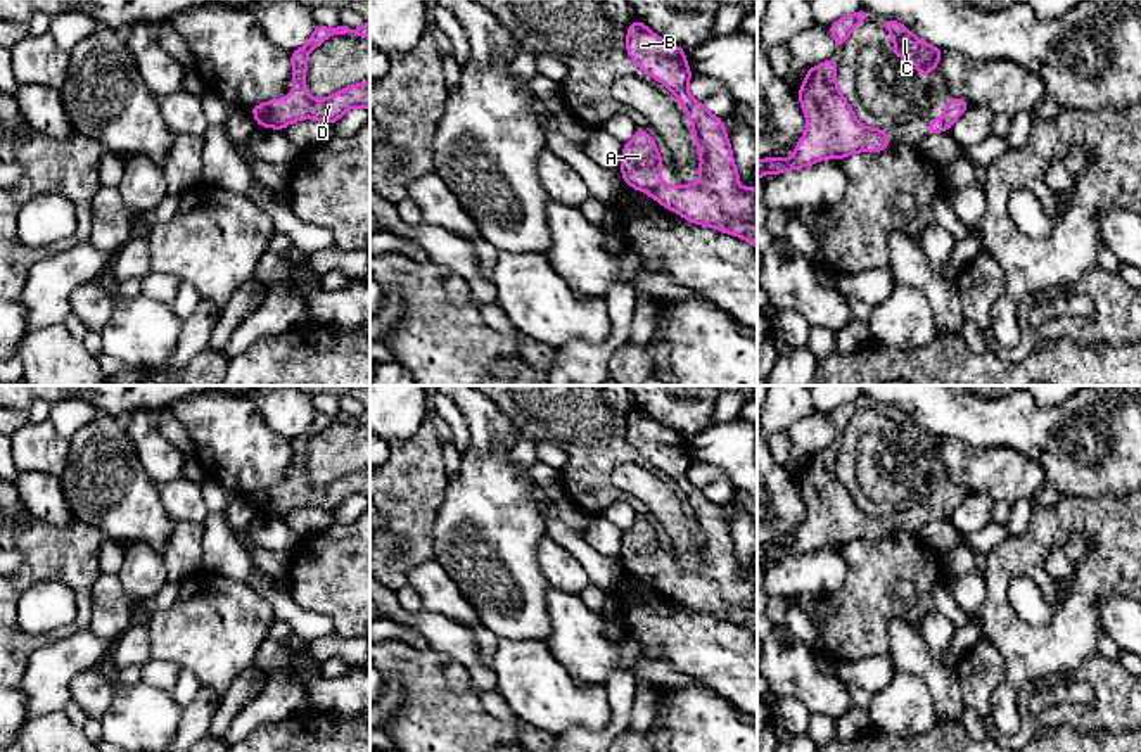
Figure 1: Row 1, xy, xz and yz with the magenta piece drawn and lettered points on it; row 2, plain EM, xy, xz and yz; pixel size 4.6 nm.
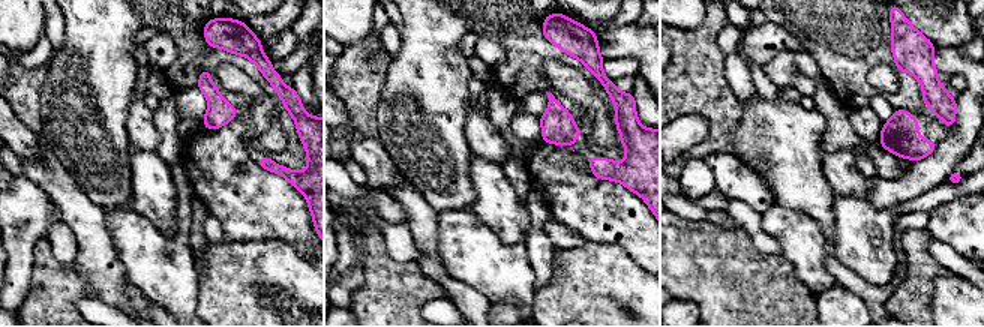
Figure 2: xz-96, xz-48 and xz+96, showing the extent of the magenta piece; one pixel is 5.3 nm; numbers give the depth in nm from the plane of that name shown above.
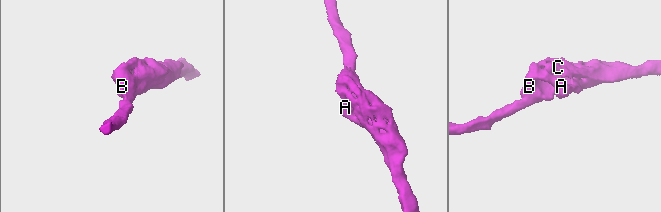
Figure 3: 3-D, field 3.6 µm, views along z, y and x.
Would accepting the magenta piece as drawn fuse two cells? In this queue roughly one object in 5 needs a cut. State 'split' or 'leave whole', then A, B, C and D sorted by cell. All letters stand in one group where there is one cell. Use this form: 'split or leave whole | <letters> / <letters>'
leave whole | A B C D

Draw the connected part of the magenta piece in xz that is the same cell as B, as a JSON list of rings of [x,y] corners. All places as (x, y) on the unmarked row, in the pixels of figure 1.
[[[638,406],[626,420],[628,443],[643,460],[666,472],[685,494],[695,513],[692,522],[702,548],[697,555],[698,570],[667,572],[660,567],[666,550],[659,543],[655,527],[638,515],[633,527],[622,532],[621,560],[626,572],[648,581],[686,609],[736,622],[757,636],[757,576],[754,569],[747,577],[740,574],[723,505],[711,501],[690,482],[688,470],[693,462],[685,437],[657,424]]]

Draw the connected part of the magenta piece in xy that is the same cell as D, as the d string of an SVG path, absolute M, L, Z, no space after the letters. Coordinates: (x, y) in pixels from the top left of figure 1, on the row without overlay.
M370 408L358 417L349 417L346 411L337 415L325 415L316 411L313 422L304 434L290 439L294 474L285 488L280 484L266 491L249 494L256 505L258 513L282 517L297 507L320 507L334 512L351 494L370 494L370 467L351 472L322 488L311 486L304 470L308 456L308 441L322 432L332 422L356 422L370 427Z

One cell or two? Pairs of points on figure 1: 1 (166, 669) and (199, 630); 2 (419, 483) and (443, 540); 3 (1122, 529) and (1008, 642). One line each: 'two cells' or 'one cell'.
1: two cells
2: two cells
3: one cell

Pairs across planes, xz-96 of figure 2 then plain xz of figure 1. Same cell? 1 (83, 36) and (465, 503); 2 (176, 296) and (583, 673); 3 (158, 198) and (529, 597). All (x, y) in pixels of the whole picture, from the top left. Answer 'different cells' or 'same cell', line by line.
1: same cell
2: different cells
3: different cells

